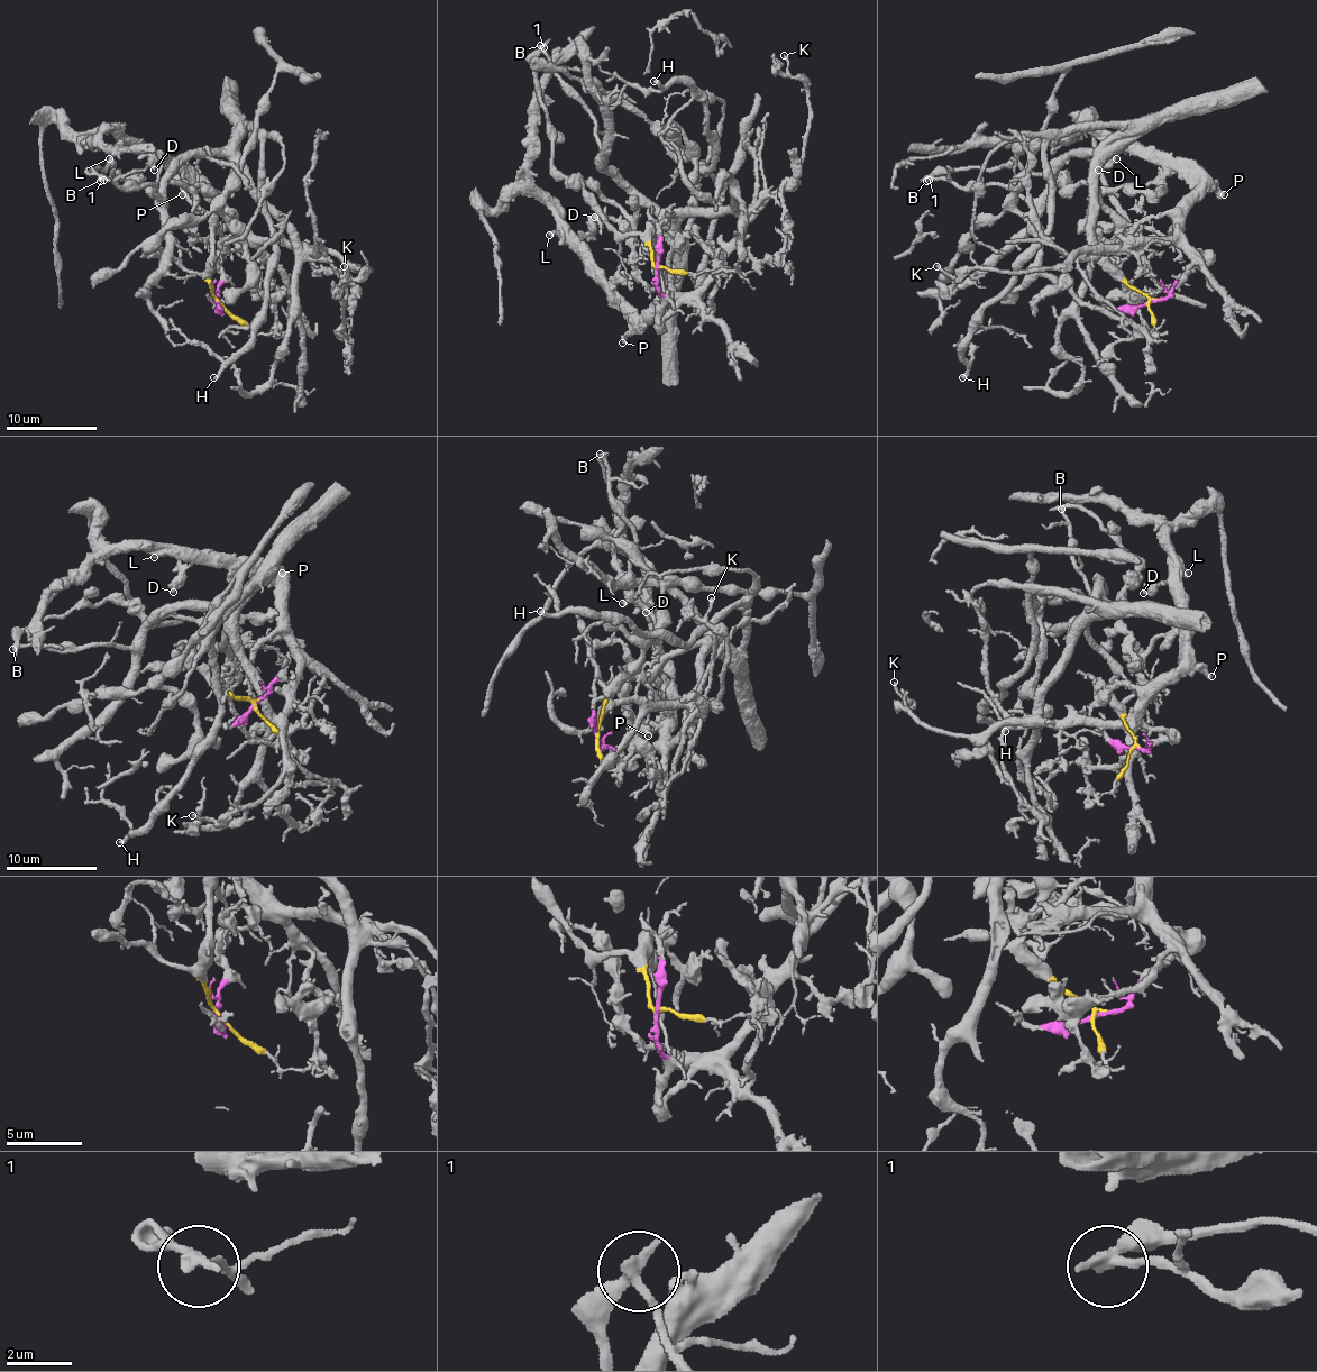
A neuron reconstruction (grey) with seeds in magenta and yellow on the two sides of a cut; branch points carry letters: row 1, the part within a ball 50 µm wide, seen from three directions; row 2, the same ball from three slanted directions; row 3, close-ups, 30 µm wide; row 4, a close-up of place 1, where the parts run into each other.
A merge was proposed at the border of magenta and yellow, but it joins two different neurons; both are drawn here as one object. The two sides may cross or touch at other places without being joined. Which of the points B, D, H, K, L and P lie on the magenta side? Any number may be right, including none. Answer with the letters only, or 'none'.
D, K, L, P

